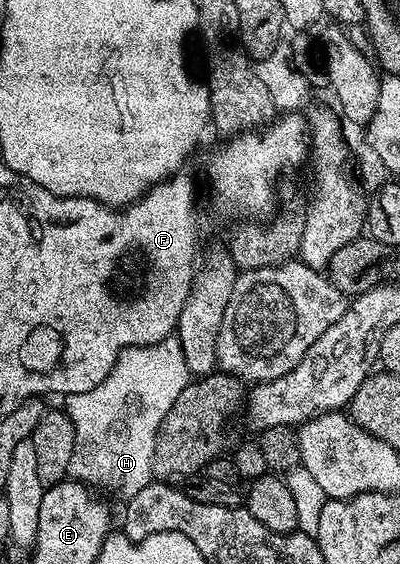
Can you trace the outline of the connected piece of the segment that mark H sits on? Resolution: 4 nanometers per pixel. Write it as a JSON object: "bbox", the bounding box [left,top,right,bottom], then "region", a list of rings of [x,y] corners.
{"bbox":[63,336,190,499],"region":[[[176,336],[164,337],[157,345],[136,345],[124,349],[115,367],[111,367],[111,375],[107,375],[99,387],[91,387],[91,391],[82,393],[70,393],[66,400],[69,402],[63,405],[63,412],[71,419],[75,431],[75,451],[71,451],[68,476],[98,490],[114,489],[122,493],[125,499],[139,495],[139,491],[143,491],[143,487],[155,479],[153,460],[159,427],[163,419],[167,419],[167,411],[171,411],[175,399],[179,399],[183,387],[187,387],[190,380],[189,368],[183,359],[183,347]]]}

